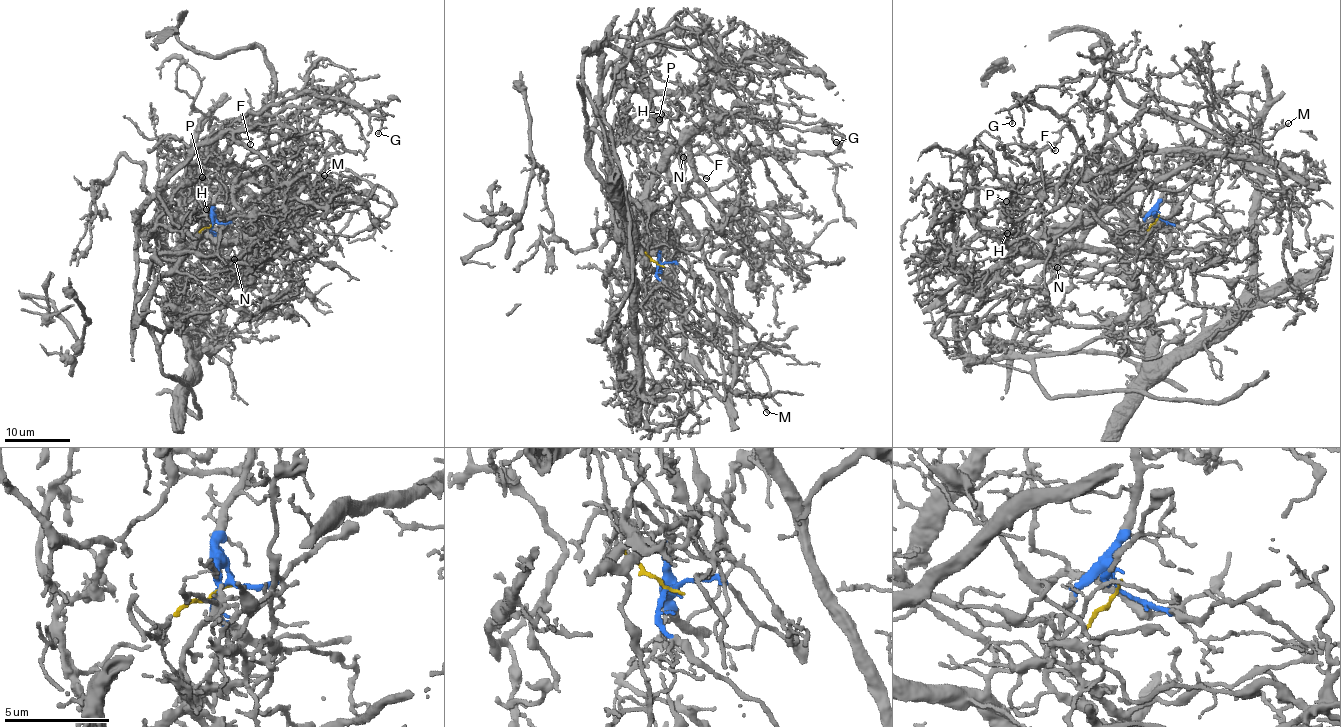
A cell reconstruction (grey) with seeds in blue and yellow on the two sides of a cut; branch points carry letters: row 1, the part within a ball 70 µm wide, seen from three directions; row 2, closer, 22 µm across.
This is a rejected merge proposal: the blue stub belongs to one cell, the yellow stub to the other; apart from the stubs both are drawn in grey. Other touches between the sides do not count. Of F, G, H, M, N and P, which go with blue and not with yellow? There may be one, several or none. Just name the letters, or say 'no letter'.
F, G, M

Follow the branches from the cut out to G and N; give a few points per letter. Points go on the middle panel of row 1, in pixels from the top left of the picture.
G: (659, 265), (674, 281), (674, 259), (657, 233), (671, 203), (719, 188), (765, 151), (833, 153), (835, 142)
N: (659, 265), (643, 250), (636, 202), (642, 195), (646, 182), (676, 150), (683, 157)

